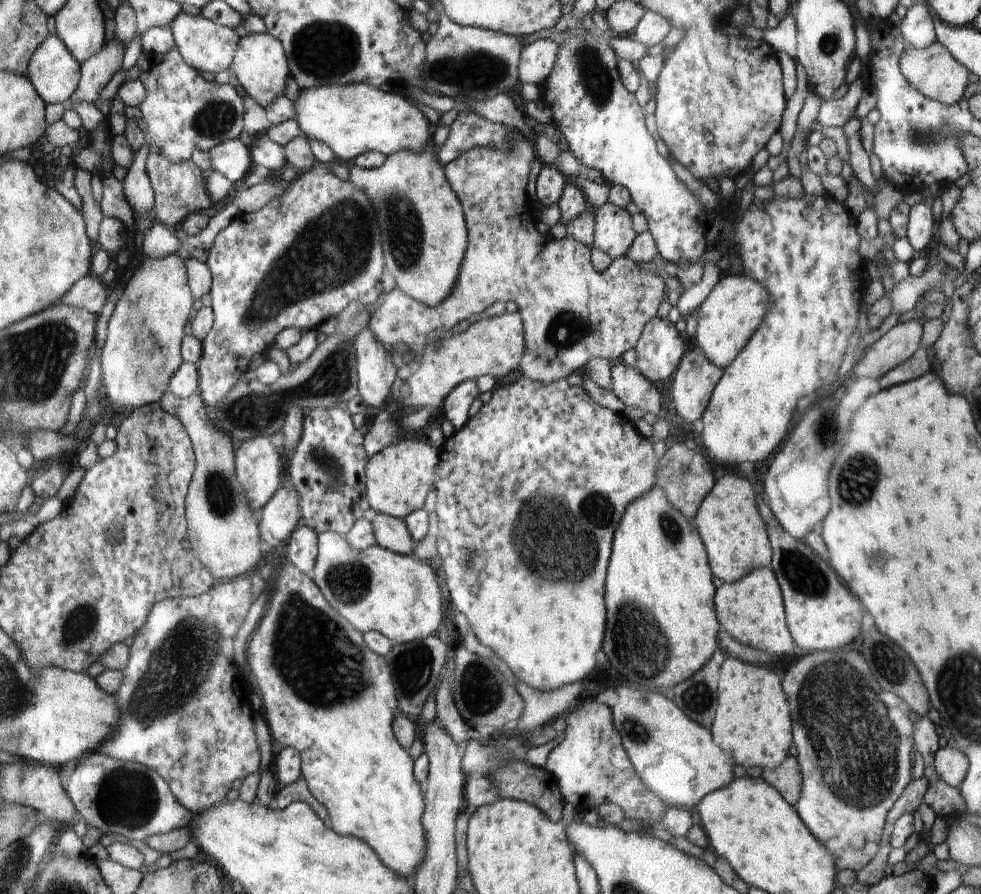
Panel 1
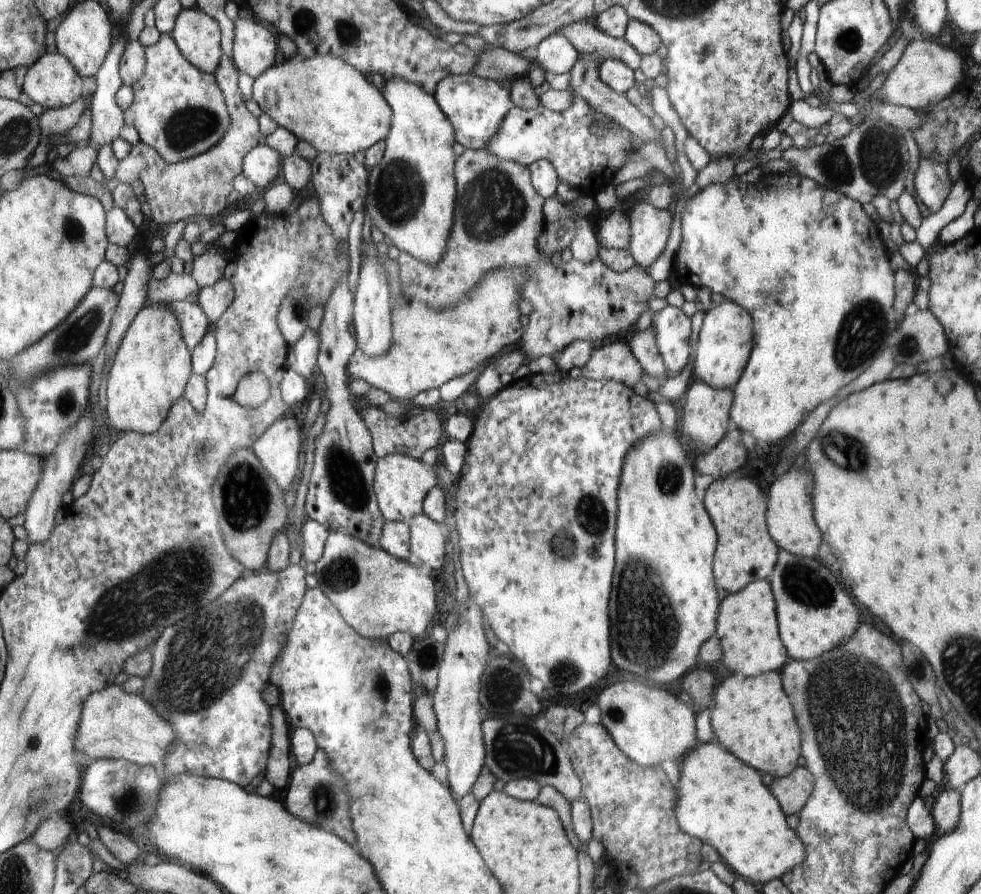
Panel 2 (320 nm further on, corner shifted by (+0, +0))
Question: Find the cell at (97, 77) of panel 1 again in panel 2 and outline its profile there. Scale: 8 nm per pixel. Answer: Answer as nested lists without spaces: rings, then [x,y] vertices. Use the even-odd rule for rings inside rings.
[[[82,94],[80,99],[69,104],[68,107],[44,109],[38,117],[43,136],[48,138],[66,134],[83,115],[83,110],[87,104],[85,94]]]

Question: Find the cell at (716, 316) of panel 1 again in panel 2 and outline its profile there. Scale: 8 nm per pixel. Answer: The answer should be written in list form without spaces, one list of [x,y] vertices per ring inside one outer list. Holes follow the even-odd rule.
[[[726,300],[722,304],[714,304],[707,311],[701,326],[699,335],[693,340],[694,356],[693,371],[695,378],[709,384],[715,389],[730,389],[731,391],[736,386],[739,378],[742,376],[753,345],[753,326],[750,313],[747,308],[740,306],[732,300]]]

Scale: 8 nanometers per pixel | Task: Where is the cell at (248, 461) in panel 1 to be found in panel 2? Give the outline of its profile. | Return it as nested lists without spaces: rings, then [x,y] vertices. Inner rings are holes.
[[[286,415],[274,422],[252,446],[261,463],[283,491],[291,488],[296,476],[302,450],[301,430],[295,417]]]

